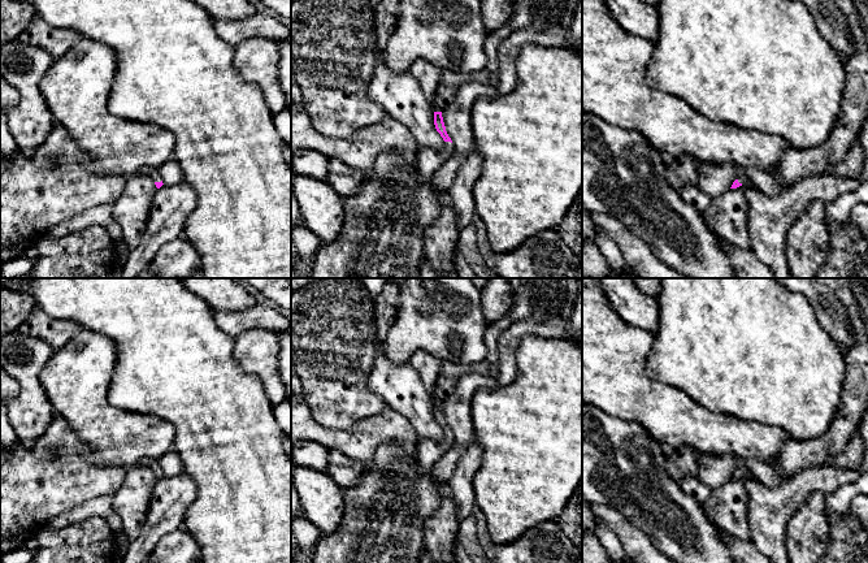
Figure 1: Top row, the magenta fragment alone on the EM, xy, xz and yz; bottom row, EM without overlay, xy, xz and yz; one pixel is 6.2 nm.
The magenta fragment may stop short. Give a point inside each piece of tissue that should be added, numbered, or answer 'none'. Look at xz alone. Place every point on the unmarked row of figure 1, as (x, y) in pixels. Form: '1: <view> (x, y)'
1: xz (428, 451)

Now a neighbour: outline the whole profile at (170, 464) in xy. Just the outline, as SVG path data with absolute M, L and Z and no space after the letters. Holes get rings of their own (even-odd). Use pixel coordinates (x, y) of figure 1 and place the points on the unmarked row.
M173 450L165 452L157 459L164 476L173 477L183 473L182 460Z

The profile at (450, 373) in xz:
M487 360L474 364L455 364L451 361L443 361L439 369L433 399L437 403L442 403L453 390L457 381L466 374L487 374Z

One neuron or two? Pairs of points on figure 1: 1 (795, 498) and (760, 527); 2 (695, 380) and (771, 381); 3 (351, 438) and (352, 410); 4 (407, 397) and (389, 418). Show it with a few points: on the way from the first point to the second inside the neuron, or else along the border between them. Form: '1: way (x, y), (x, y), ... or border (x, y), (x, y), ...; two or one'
1: way (786, 501), (769, 518); one
2: way (714, 380), (753, 380); one
3: border (378, 414), (367, 416), (348, 428), (321, 425); two
4: border (387, 406), (399, 412), (416, 432); two

